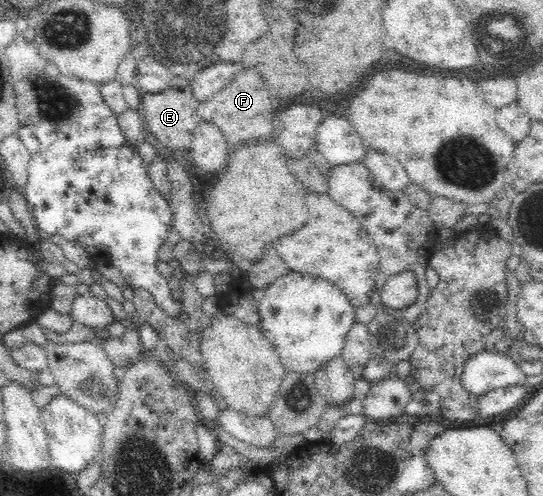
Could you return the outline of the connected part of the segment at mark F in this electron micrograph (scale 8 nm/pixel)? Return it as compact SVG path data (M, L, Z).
M248 68L240 72L224 90L220 90L214 98L202 102L196 110L196 114L206 122L216 124L224 136L226 142L248 142L252 138L266 138L270 136L274 124L274 110L270 106L270 92L264 84L264 78L258 70Z

